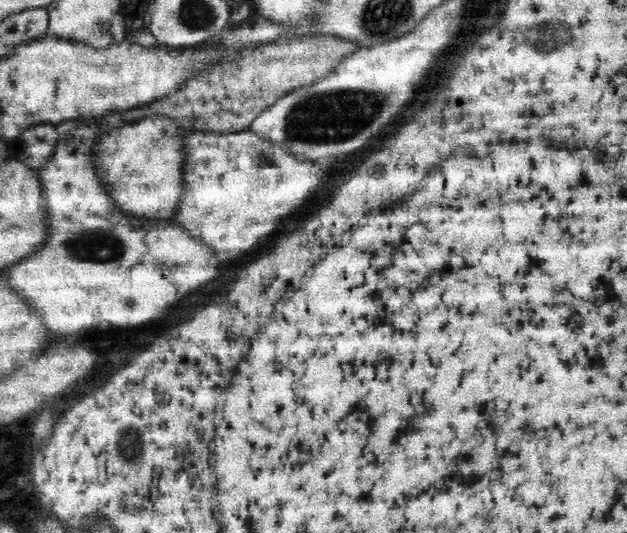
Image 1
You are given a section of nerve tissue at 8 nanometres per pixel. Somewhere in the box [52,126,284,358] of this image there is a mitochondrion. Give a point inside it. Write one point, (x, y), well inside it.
(95, 246)

